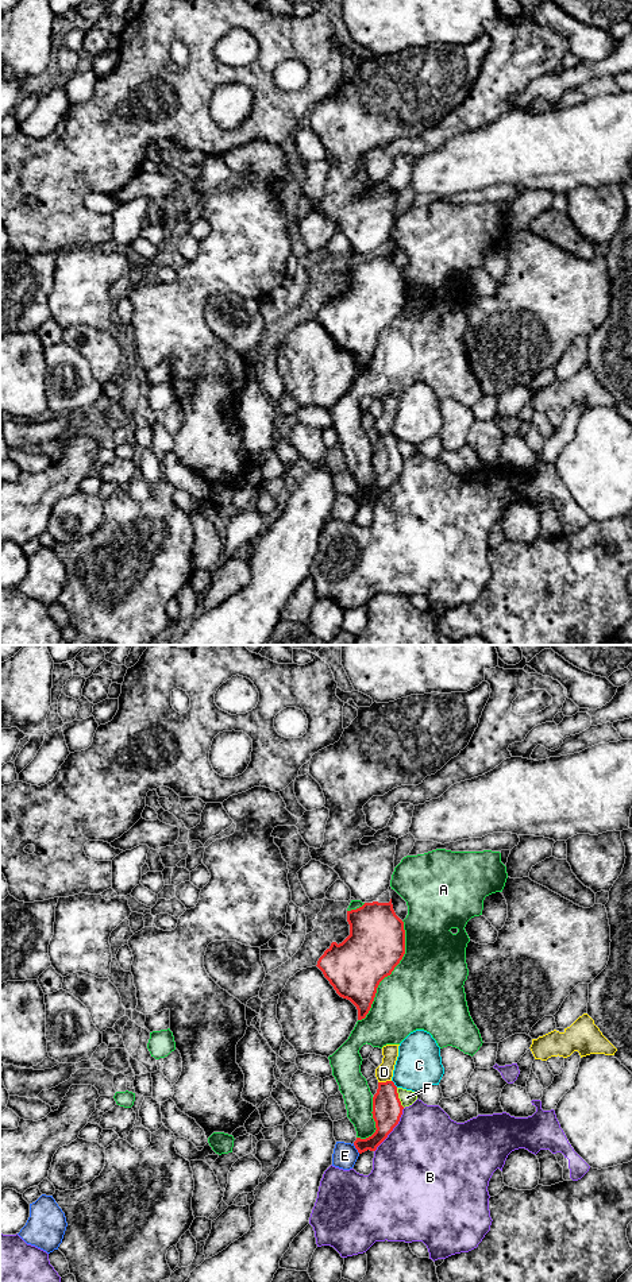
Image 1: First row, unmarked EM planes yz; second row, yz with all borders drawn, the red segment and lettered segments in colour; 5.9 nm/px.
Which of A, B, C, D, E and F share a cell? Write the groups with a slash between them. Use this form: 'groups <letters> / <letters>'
groups A / B / C / D / E / F

